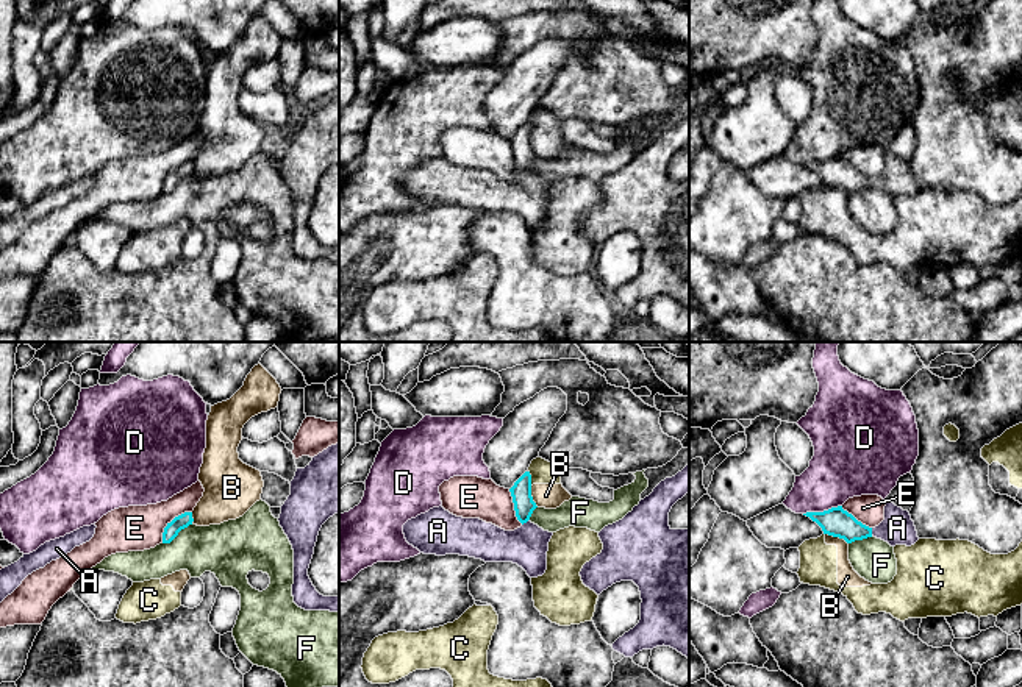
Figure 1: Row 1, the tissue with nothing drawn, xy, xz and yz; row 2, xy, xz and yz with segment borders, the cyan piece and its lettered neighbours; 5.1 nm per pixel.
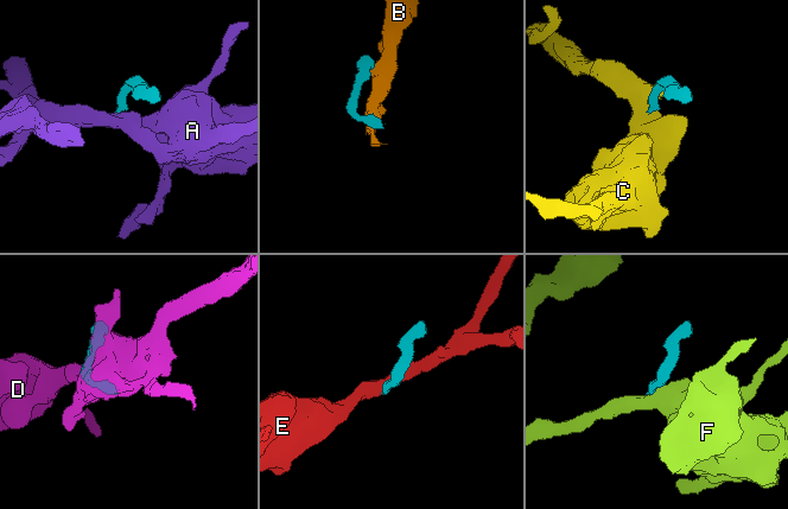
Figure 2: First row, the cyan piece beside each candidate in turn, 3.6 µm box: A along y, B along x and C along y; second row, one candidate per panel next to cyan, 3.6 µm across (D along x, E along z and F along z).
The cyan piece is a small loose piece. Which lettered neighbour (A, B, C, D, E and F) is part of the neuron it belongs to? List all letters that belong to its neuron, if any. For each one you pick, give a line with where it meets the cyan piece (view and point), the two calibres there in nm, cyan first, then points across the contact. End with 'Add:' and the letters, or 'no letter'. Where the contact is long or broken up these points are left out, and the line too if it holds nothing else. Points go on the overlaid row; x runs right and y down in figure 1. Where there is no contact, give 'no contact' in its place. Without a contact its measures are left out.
A: meets cyan in xz at (525, 522); 110 nm thick on the cyan side, 200 nm on the other; runs through xz (521, 492), (525, 522), (527, 547)
Add: A

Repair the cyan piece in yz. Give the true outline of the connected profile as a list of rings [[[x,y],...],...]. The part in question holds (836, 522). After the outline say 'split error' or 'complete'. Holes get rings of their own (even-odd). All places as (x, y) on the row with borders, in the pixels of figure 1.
[[[886,503],[884,520],[875,528],[863,525],[852,514],[844,511],[842,506],[824,512],[806,512],[803,515],[816,521],[824,534],[844,539],[847,543],[872,536],[888,542],[891,546],[911,546],[919,540],[909,512],[894,503]]] | split error

